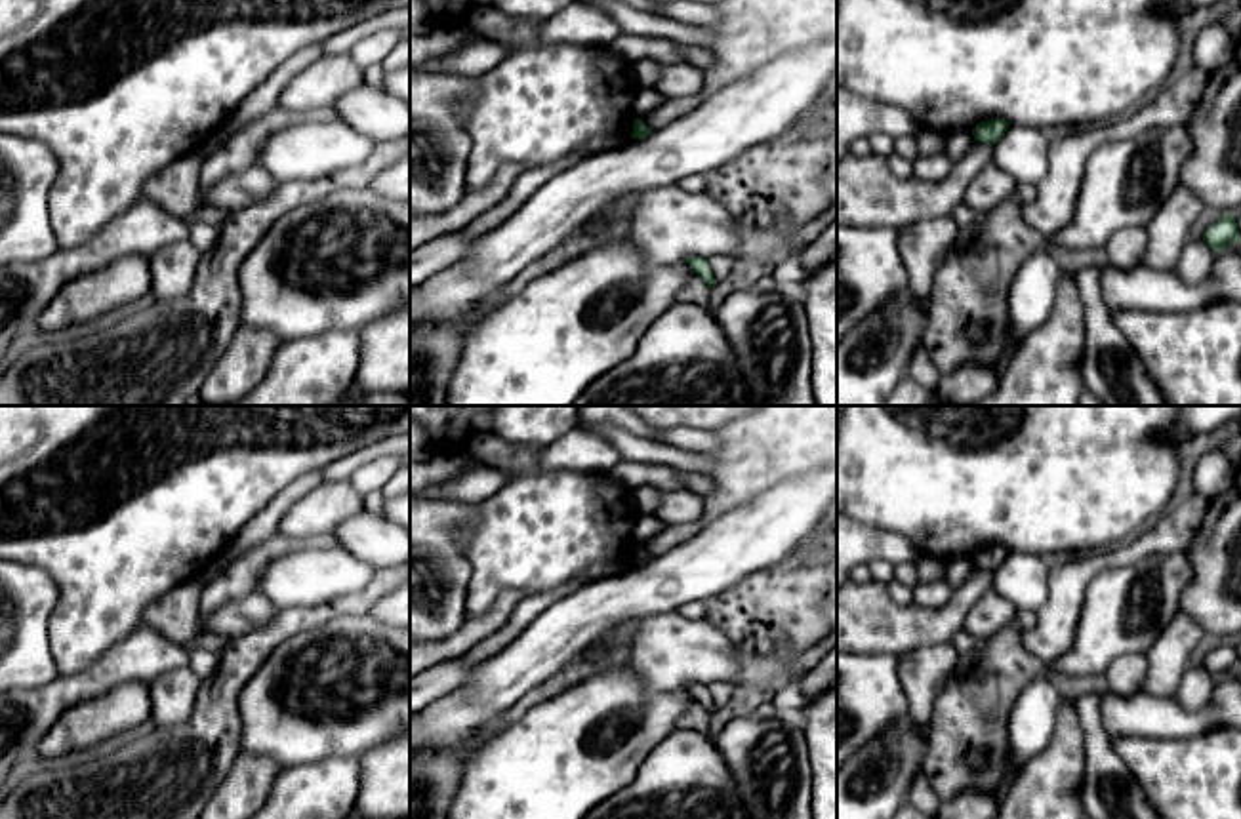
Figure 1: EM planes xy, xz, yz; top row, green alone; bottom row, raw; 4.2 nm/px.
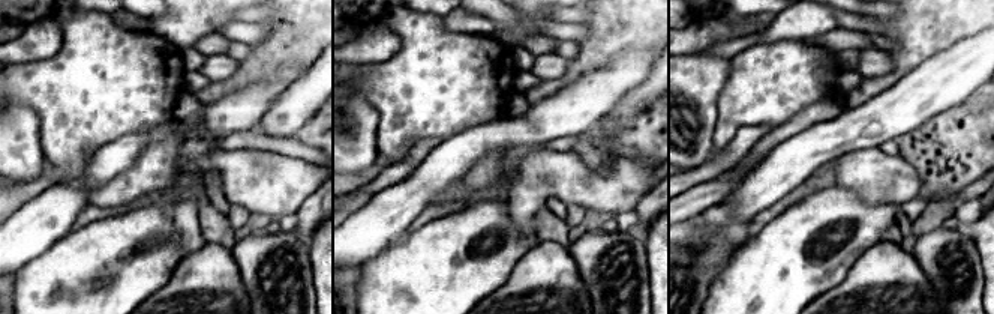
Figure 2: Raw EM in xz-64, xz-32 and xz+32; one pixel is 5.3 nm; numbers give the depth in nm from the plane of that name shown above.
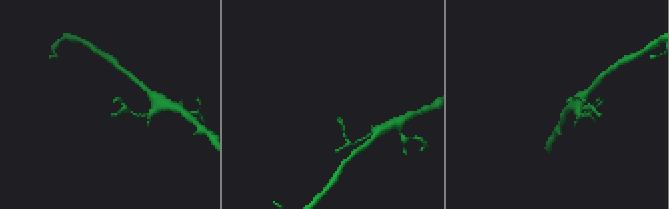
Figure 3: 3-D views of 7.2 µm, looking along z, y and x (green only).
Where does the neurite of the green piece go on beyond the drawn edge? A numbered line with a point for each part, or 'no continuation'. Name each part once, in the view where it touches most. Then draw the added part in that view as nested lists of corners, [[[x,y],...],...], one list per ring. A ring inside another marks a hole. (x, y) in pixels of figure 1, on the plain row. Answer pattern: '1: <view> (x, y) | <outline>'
no continuation

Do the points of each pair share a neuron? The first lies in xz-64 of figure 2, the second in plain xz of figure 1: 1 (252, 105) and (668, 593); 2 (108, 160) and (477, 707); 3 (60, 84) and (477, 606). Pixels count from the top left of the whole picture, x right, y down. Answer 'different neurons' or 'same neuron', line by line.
1: same neuron
2: same neuron
3: same neuron

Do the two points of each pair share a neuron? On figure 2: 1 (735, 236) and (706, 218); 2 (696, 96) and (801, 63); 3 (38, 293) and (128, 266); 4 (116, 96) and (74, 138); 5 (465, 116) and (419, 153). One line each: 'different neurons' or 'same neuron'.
1: same neuron
2: different neurons
3: same neuron
4: same neuron
5: different neurons

